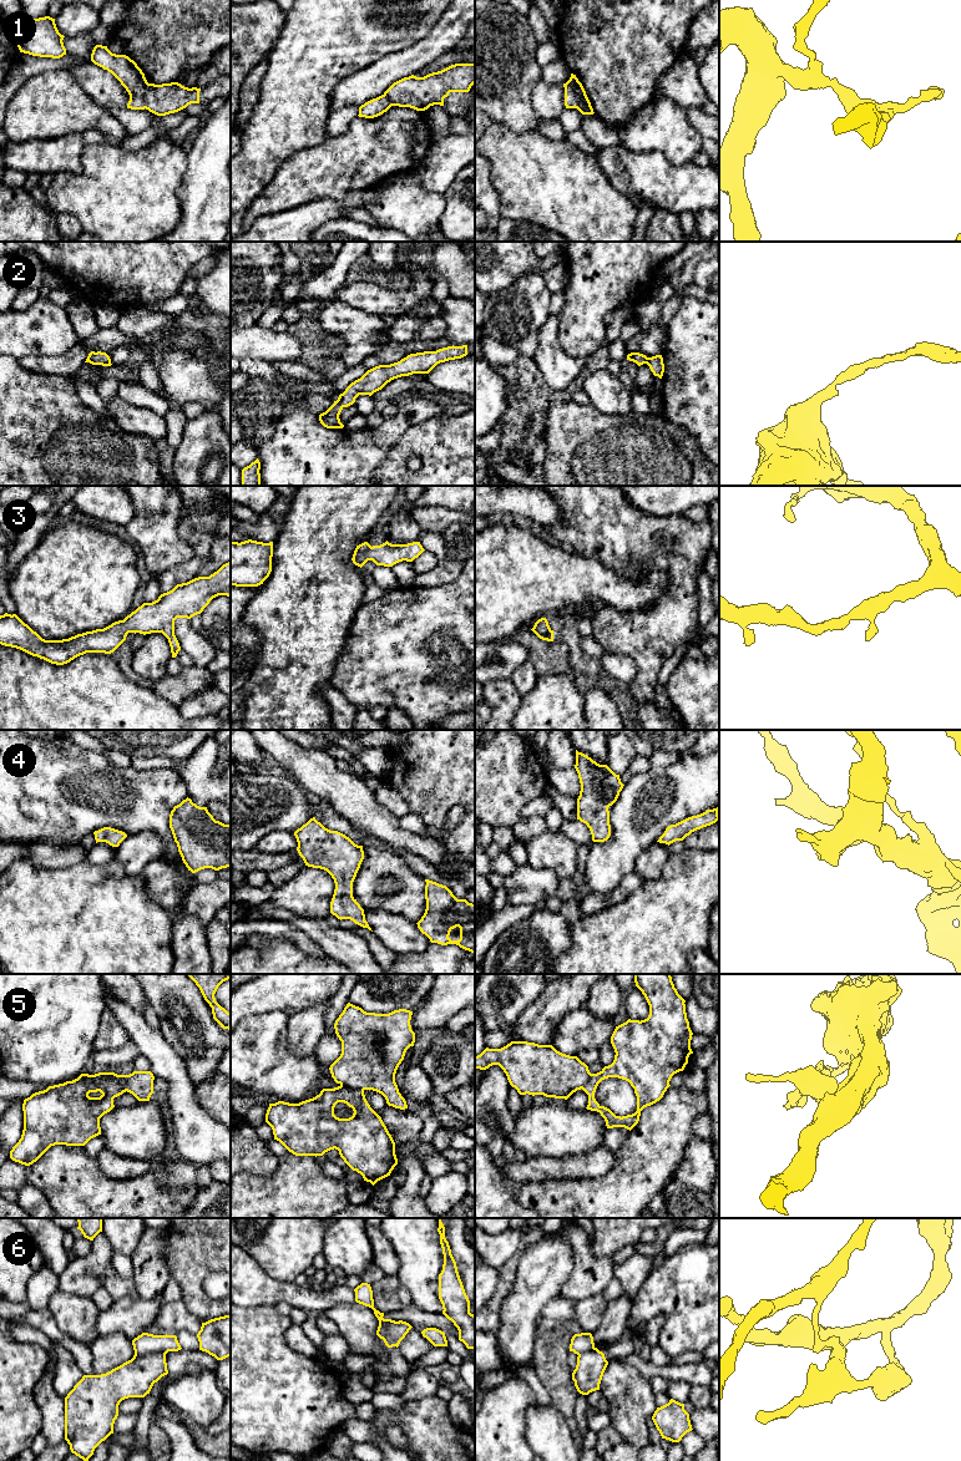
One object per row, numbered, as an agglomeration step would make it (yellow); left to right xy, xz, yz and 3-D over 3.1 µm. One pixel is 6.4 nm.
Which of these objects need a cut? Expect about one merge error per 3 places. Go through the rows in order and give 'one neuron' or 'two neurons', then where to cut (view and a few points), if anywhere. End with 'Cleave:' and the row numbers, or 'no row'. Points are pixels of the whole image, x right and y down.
1: two neurons | yz (570, 79), (577, 96), (577, 107)
2: one neuron | no cut
3: one neuron | no cut
4: one neuron | no cut
5: one neuron | no cut
6: two neurons | xy (166, 1353), (135, 1354)
Cleave: 1, 6

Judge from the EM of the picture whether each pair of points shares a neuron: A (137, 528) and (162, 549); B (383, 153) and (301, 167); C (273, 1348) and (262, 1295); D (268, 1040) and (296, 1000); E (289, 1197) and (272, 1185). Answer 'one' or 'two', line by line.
A: one
B: one
C: two
D: two
E: one

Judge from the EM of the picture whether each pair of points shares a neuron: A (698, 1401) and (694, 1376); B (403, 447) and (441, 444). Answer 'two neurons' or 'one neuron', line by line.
A: two neurons
B: one neuron

